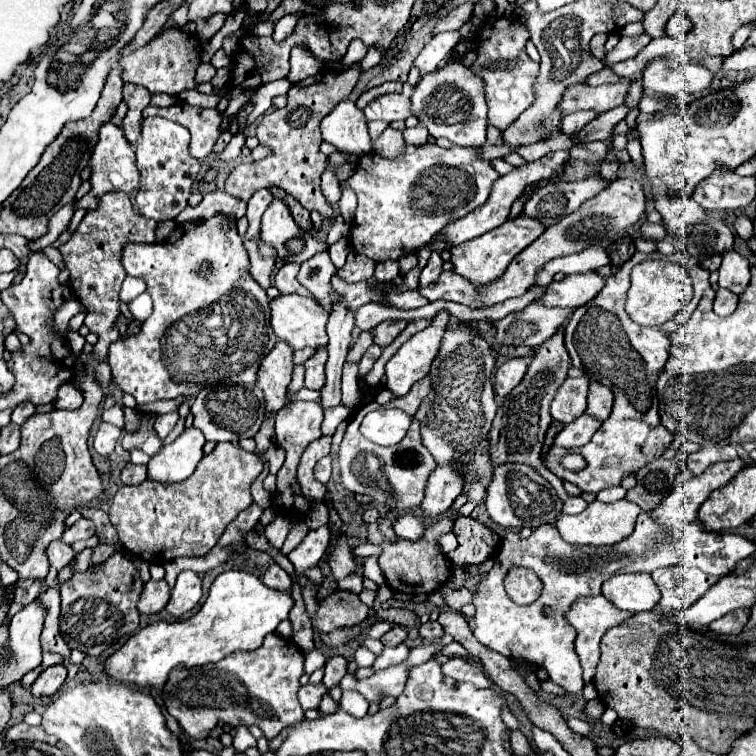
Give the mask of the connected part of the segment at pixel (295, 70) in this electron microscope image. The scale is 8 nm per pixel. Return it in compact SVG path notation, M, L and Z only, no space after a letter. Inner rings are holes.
M292 47L290 51L290 71L288 71L288 81L298 83L310 75L316 75L320 71L322 63L316 59L306 47Z

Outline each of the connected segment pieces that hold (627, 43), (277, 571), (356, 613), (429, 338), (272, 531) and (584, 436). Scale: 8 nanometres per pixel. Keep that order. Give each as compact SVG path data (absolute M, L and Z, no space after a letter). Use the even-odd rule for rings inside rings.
M646 33L636 35L636 37L622 37L620 43L606 55L604 63L610 67L610 65L616 65L616 63L620 63L620 61L632 59L632 57L636 57L648 43L650 43L650 37L648 37Z
M270 565L262 575L262 583L270 589L280 589L292 593L292 579L280 565Z
M336 589L332 595L328 595L320 603L320 607L316 611L314 627L320 635L324 635L324 633L330 633L340 627L358 625L360 621L366 619L366 615L368 615L366 605L358 599L356 593Z
M438 311L430 327L410 337L386 363L386 385L396 397L406 395L412 383L430 373L430 365L440 351L440 339L444 337L444 327L448 327L450 317L450 311Z
M279 514L270 525L266 525L266 531L264 531L264 537L268 539L268 543L274 547L274 549L282 549L284 545L284 539L288 535L292 527L292 521L289 517Z
M580 415L578 419L574 419L572 423L568 423L554 439L556 447L564 447L564 449L574 449L580 445L586 445L592 435L598 431L600 421L596 417L590 415Z

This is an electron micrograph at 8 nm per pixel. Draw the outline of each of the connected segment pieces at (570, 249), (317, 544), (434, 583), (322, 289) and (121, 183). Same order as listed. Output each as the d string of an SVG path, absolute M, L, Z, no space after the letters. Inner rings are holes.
M616 179L604 191L600 191L598 195L588 199L578 211L566 215L564 219L560 219L560 223L548 227L530 247L526 247L512 261L508 271L498 281L486 285L484 289L476 289L468 279L456 275L454 271L444 271L436 283L432 283L430 287L418 289L418 291L424 297L428 297L430 301L438 301L438 299L456 301L456 303L468 305L472 309L490 307L490 305L506 301L510 297L520 297L536 285L536 275L538 275L538 271L544 269L544 263L548 263L556 257L566 257L566 255L572 255L572 253L580 253L588 245L596 245L602 239L624 233L630 225L634 225L642 217L644 207L646 207L646 197L644 197L644 191L642 191L640 183L634 181L634 179Z
M324 525L316 531L310 531L306 535L306 539L288 555L288 559L292 561L292 565L296 569L296 575L298 575L302 589L312 585L312 581L306 577L306 571L310 567L318 565L318 561L324 555L328 543L330 543L330 529L328 529L328 525Z
M444 513L440 515L440 519L436 519L426 531L424 535L412 543L408 539L400 539L396 537L394 541L388 541L378 525L368 525L368 543L372 545L378 545L382 547L382 553L380 553L380 567L382 567L382 573L386 577L386 583L392 591L398 591L398 593L408 593L408 595L428 595L432 591L436 591L442 583L446 583L450 579L450 561L448 557L440 551L440 543L438 539L452 531L454 527L454 517L450 513Z
M328 251L316 253L314 257L302 263L298 273L298 283L312 293L312 297L316 299L316 303L320 303L320 307L330 307L330 291L332 291L330 277L334 273L336 267L332 265Z
M106 123L104 127L100 127L100 135L98 135L98 143L92 151L92 159L90 159L90 169L92 175L88 179L88 183L92 185L92 189L80 199L76 201L74 209L94 209L98 205L98 195L108 193L108 191L124 191L130 193L134 189L138 189L138 169L136 169L136 157L134 157L134 149L132 145L128 145L128 139L124 139L124 133L120 131L120 127Z

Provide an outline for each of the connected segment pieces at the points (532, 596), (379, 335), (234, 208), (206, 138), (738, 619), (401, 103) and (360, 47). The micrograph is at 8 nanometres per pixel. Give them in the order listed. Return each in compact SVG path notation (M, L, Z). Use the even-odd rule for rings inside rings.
M512 567L506 575L506 589L518 605L534 603L540 597L542 587L540 577L534 571L528 571L528 567Z
M392 319L382 321L380 325L374 327L374 343L380 345L380 347L390 345L390 343L404 331L404 327L406 327L408 323L410 323L410 321L392 321Z
M214 191L214 193L204 195L200 205L186 207L176 219L178 223L194 222L209 219L219 213L226 217L240 219L246 213L246 201L236 199L224 191Z
M184 101L176 103L172 107L152 107L150 105L148 109L144 109L144 117L150 117L150 115L166 117L170 121L184 125L192 135L190 153L196 159L204 159L212 151L214 143L220 137L222 119L224 119L224 113L218 111L216 107L214 109L202 109L202 107L188 105Z
M736 609L736 611L724 615L722 619L714 621L714 623L710 625L710 629L712 629L714 633L718 633L718 635L736 635L736 633L742 631L744 623L748 621L748 615L750 615L750 609L748 609L748 611Z
M405 83L400 95L392 93L392 95L382 95L378 99L374 99L366 109L364 115L368 121L372 119L382 119L386 123L396 121L396 119L408 119L410 117L410 98L413 88Z
M352 39L352 43L348 45L346 55L342 57L342 67L348 67L356 61L362 61L366 57L366 45L360 39Z

